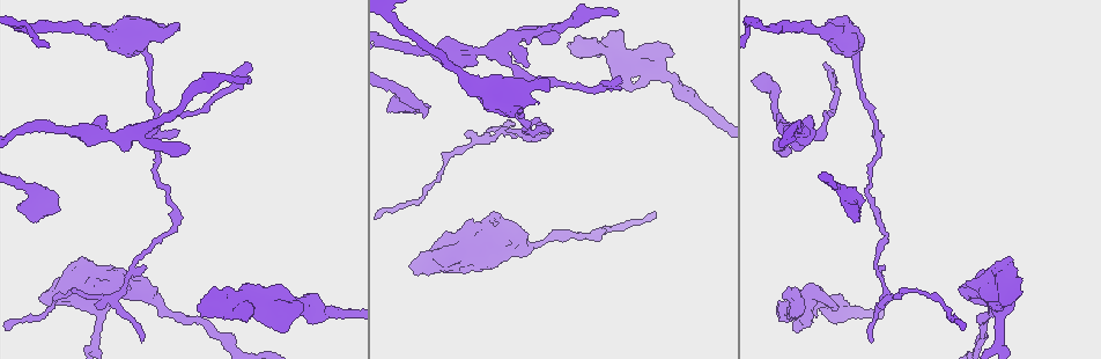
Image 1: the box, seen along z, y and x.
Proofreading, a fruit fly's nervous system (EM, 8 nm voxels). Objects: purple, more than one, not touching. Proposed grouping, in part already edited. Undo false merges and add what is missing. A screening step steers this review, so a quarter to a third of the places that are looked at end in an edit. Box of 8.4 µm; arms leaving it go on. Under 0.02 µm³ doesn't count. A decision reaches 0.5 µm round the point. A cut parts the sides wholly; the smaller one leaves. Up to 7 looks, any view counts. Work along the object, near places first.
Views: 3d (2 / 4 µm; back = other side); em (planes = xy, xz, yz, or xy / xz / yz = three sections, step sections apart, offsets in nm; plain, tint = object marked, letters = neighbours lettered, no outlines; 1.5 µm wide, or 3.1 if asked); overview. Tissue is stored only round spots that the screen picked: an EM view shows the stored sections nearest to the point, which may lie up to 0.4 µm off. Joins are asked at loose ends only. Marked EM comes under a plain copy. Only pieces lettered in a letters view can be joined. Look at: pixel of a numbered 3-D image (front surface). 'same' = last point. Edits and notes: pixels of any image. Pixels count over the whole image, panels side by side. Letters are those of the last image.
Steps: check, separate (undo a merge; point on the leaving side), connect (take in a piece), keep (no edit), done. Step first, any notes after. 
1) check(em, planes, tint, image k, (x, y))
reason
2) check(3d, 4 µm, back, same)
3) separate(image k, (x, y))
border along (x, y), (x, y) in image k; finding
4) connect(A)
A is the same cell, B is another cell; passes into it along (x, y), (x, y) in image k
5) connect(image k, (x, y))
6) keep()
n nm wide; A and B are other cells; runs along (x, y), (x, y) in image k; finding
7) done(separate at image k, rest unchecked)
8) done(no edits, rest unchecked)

check(em, planes, letters, image 1, (40, 301))
stops while still wide

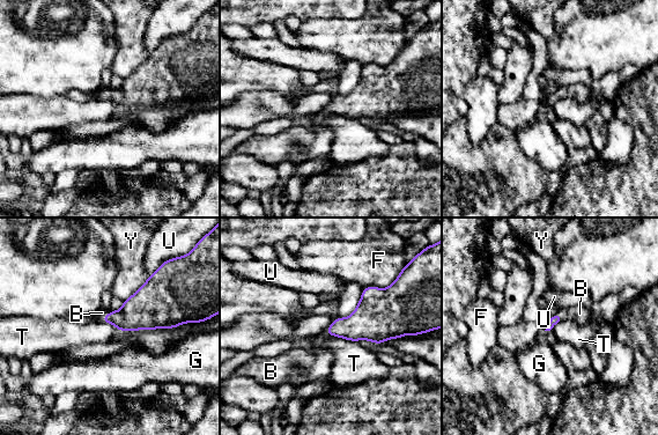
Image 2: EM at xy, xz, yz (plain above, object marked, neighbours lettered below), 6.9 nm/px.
connect(B)
F touches over 260 nm; B is the same cell, F, G, T, U and Y are other cells; the cell continues

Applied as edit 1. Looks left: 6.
check(overview)
redraw

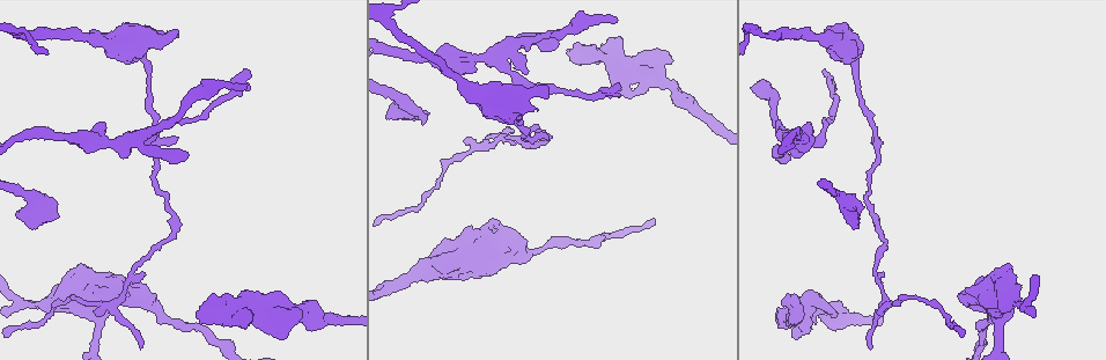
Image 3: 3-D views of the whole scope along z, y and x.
check(3d, 2 µm, image 3, (537, 111))
an open end

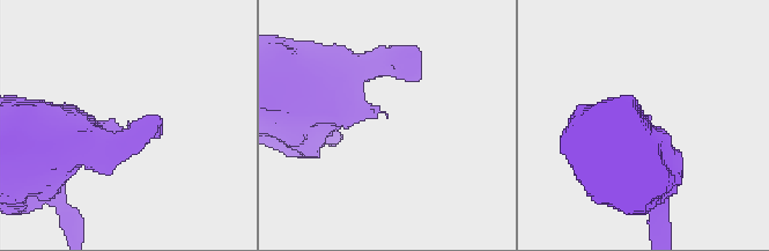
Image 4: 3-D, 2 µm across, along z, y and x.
check(em, planes, letters, image 4, (388, 115))

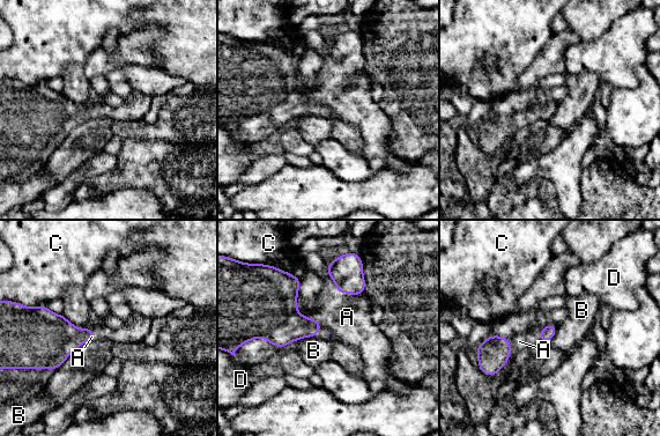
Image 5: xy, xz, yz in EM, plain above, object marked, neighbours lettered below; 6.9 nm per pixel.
connect(A)
A is the same cell, B, C and D are other cells; passes into it along (346, 271), (339, 292), (347, 317) in image 5; the cell continues

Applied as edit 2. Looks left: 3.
done(connect at image 2, connect at image 5, rest unchecked)

